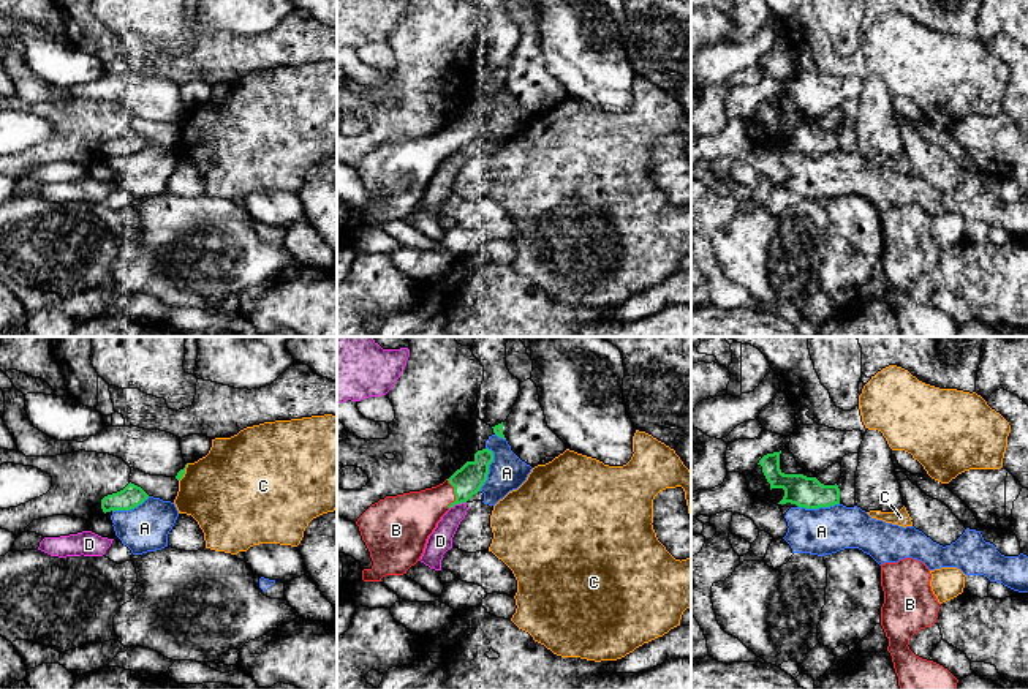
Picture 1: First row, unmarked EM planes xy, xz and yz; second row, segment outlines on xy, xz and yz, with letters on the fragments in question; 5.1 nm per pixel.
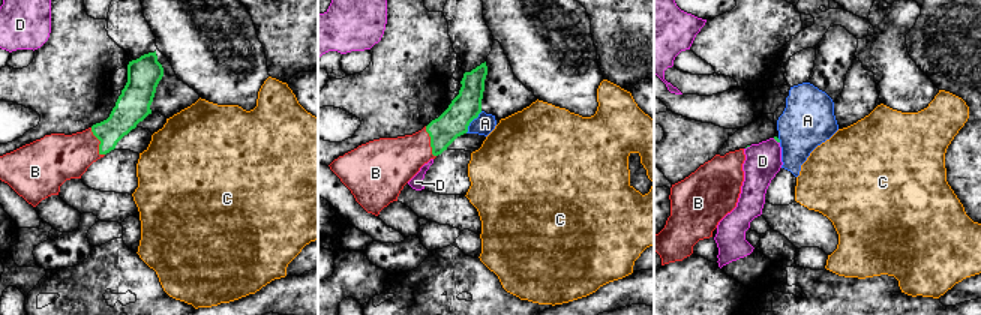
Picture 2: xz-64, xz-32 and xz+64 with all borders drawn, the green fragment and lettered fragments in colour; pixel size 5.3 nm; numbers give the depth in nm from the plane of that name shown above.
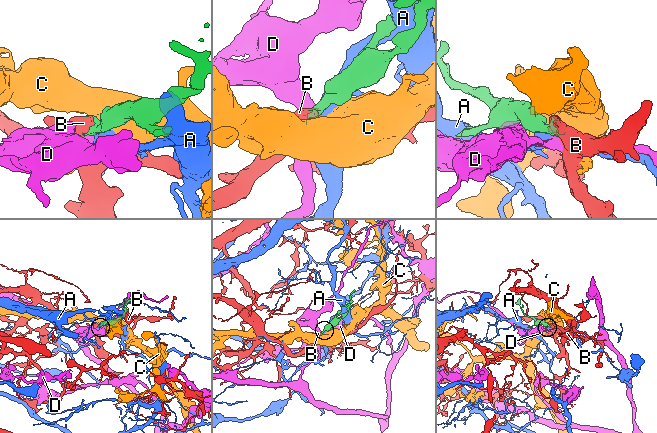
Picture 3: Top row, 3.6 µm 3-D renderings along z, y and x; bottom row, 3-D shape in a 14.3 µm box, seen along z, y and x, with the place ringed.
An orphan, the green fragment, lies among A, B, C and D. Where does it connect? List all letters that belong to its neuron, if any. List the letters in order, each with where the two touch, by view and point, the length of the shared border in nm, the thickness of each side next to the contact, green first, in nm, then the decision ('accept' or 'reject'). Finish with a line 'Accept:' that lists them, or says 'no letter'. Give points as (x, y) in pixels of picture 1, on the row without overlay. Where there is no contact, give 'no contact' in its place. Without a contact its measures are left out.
A: meets green in xz at (487, 116); contact 220 nm long; 150 nm thick on the green side, 190 nm on the other; reject
B: meets green in xz at (454, 139); contact 150 nm long; 150 nm thick on the green side, 260 nm on the other; accept
C: meets green in xy at (184, 119); contact 110 nm long; 40 nm thick on the green side, 440 nm on the other; reject
D: meets green in xz at (457, 149); contact 100 nm long; 150 nm thick on the green side, 120 nm on the other; reject
Accept: B

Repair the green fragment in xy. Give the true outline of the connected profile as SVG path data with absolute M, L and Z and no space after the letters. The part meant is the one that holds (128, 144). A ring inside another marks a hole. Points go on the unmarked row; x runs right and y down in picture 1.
M128 130L123 136L108 141L101 145L103 158L131 156L142 150L149 141L138 131Z

